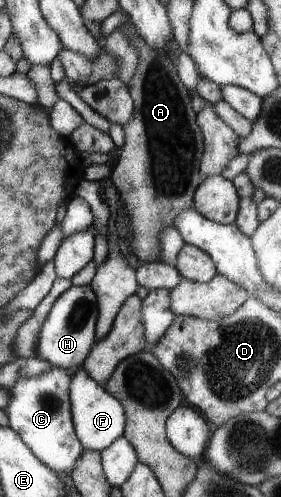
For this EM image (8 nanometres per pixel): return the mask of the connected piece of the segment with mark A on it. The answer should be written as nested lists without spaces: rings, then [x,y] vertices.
[[[126,19],[119,26],[121,32],[129,37],[130,45],[138,54],[134,75],[130,78],[130,94],[134,98],[135,113],[123,126],[125,144],[121,147],[117,162],[111,170],[110,178],[125,202],[129,224],[131,225],[131,246],[140,263],[159,260],[159,233],[165,227],[173,226],[175,217],[194,204],[195,193],[203,183],[200,168],[206,144],[198,124],[198,114],[191,105],[191,96],[177,74],[178,62],[166,51],[154,49],[144,41],[135,24]]]

